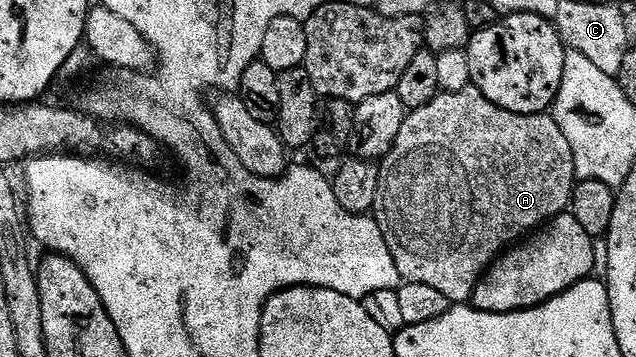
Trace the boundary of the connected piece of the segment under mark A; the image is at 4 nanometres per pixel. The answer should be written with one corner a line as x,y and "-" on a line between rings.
472,83
463,91
440,92
435,99
431,99
431,103
427,103
427,107
412,110
406,116
403,127
399,127
399,135
389,154
380,162
379,168
379,195
373,204
373,213
379,223
379,231
383,231
383,239
387,239
391,259
395,259
395,267
399,267
402,282
424,283
434,291
447,295
450,303
468,302
475,287
484,277
485,270
490,268
506,249
530,236
560,213
566,212
573,200
573,187
577,181
571,143
567,143
567,135
559,131
559,123
552,115
548,112
512,113
491,103
491,99
487,99
487,95
483,95
483,91
476,89

